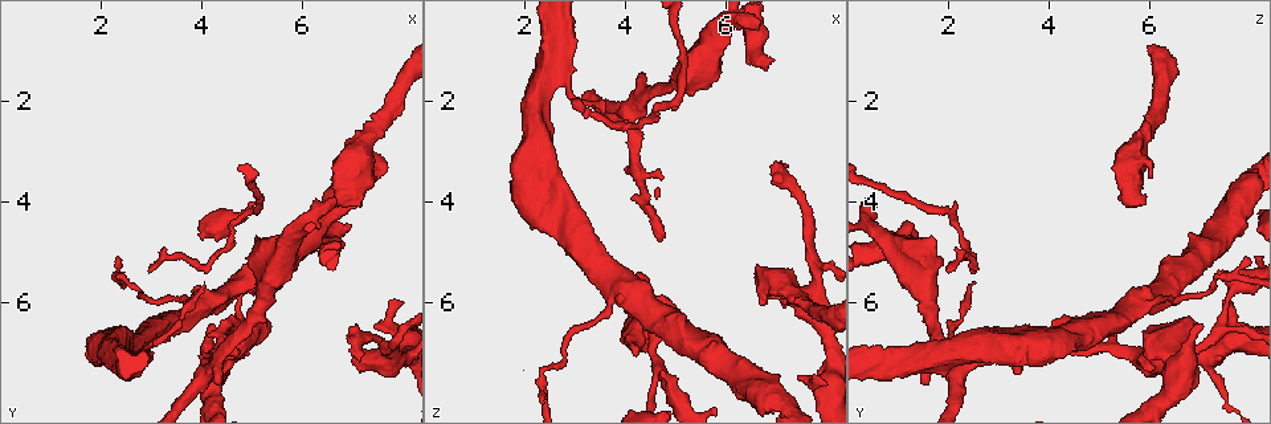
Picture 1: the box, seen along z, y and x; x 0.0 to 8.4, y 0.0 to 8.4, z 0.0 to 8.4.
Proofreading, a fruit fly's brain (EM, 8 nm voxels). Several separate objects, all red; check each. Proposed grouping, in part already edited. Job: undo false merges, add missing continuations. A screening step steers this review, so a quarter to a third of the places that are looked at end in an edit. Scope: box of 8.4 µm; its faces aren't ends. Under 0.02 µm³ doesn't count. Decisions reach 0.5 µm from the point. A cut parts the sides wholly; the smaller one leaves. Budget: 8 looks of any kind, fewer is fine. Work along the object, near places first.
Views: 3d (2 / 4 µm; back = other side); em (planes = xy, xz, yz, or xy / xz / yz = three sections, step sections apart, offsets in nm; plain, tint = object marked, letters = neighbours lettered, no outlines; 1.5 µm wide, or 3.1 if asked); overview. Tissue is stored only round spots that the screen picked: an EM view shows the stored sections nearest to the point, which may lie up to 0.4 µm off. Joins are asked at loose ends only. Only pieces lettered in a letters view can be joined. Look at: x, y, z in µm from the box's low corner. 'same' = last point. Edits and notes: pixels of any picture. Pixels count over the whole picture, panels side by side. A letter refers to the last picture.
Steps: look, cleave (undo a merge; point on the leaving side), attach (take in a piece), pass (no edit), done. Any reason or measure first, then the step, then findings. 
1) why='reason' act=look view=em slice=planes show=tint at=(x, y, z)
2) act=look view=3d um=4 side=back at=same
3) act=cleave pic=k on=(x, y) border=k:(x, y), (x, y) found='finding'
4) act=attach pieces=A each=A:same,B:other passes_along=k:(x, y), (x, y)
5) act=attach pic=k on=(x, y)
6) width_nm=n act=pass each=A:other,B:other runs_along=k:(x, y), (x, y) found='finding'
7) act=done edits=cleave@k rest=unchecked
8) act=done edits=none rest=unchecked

why='free end' act=look view=em slice=yz step=4 show=tint at=(4.75, 6.45, 4.80)

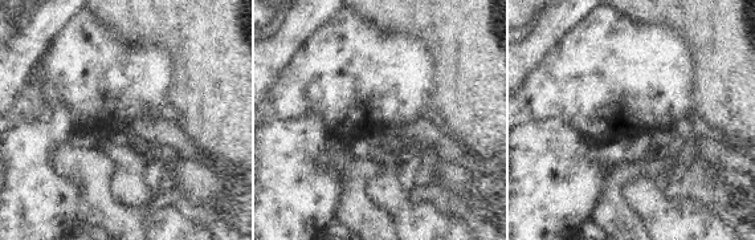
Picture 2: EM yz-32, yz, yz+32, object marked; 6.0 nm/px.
why='cut it another way' act=look view=em slice=planes show=letters at=same

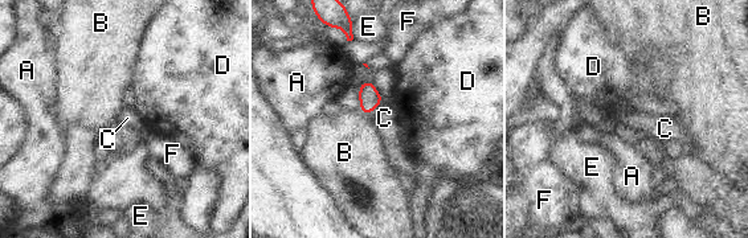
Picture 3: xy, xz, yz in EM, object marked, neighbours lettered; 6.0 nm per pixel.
longest_contact=B:80nm act=pass each=A:other,B:other,C:other,D:other,E:other,F:other border=3:(377, 105), (370, 114) found='no lettered piece goes on from it'

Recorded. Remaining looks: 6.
why='free end' act=look view=em slice=planes show=letters at=(4.15, 6.45, 7.00)

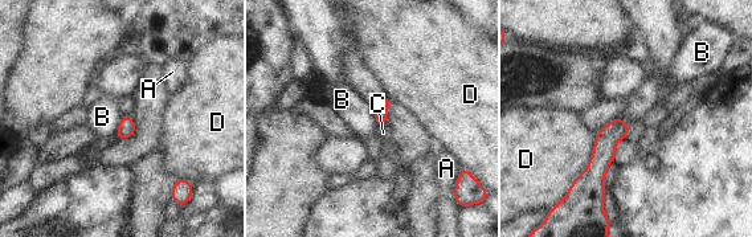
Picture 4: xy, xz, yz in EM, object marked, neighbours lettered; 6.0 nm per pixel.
act=attach pieces=C each=A:other,B:other,C:same,D:other passes_along=4:(380, 115), (381, 126), (383, 133) found='it goes on there'

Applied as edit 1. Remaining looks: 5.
why='see it whole again' act=look view=overview

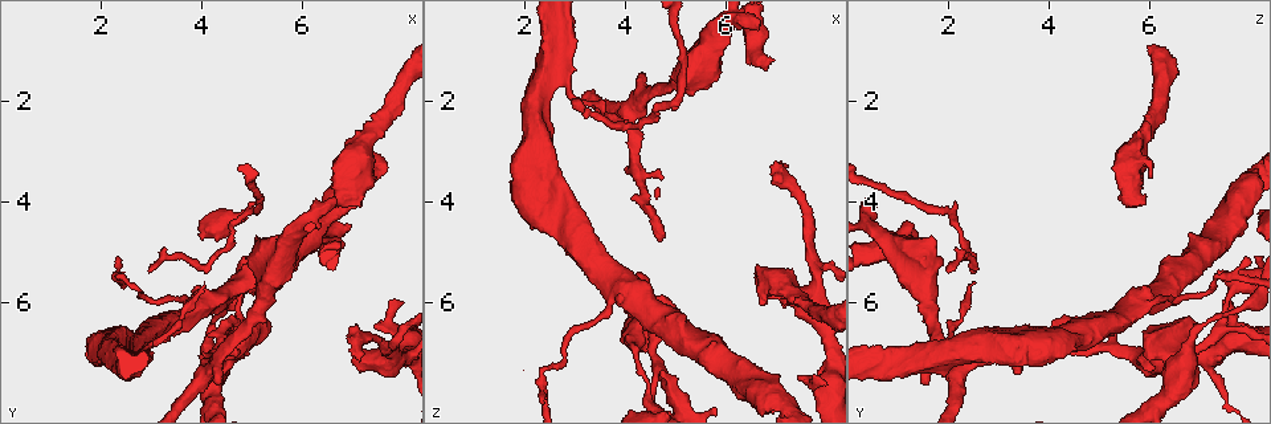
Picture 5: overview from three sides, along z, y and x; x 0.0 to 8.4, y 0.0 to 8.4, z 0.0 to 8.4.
why='free end' act=look view=3d um=4 at=(7.05, 7.20, 5.80)

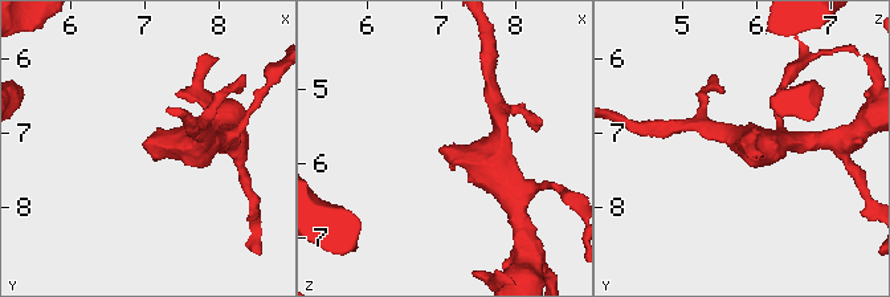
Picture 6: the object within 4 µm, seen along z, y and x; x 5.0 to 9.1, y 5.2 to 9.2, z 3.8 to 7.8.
act=look view=em slice=planes show=letters at=(7.00, 7.25, 5.80)

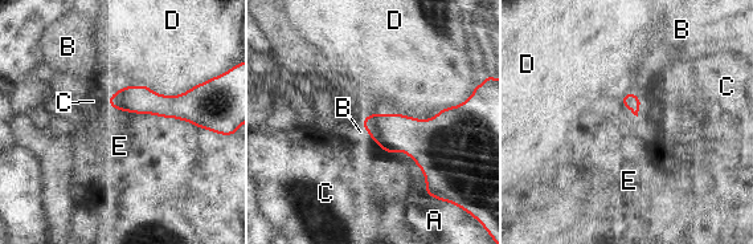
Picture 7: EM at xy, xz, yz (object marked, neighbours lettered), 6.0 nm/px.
longest_contact=E:600nm act=pass each=A:other,B:other,C:other,D:other,E:other border=7:(106, 101), (200, 129) found='none of them fits'

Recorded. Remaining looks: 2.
act=done edits=attach@4 rest=unchecked

